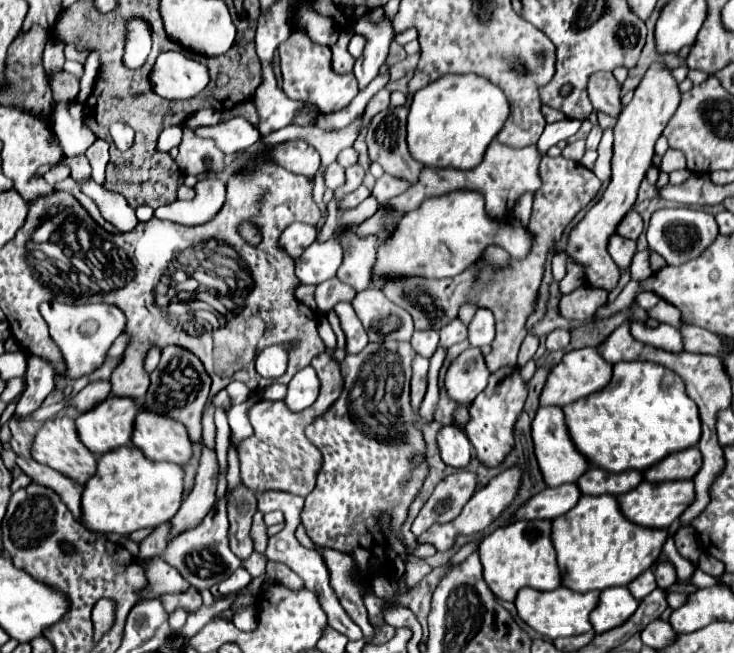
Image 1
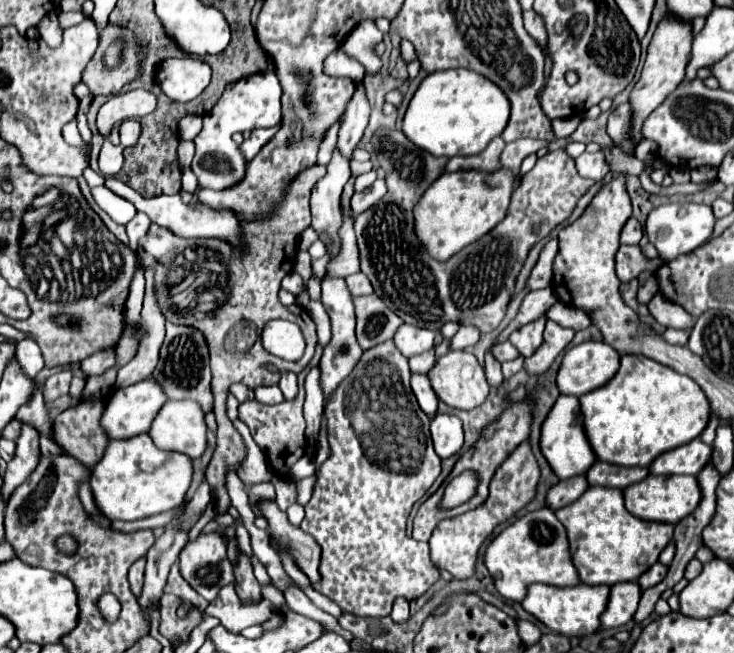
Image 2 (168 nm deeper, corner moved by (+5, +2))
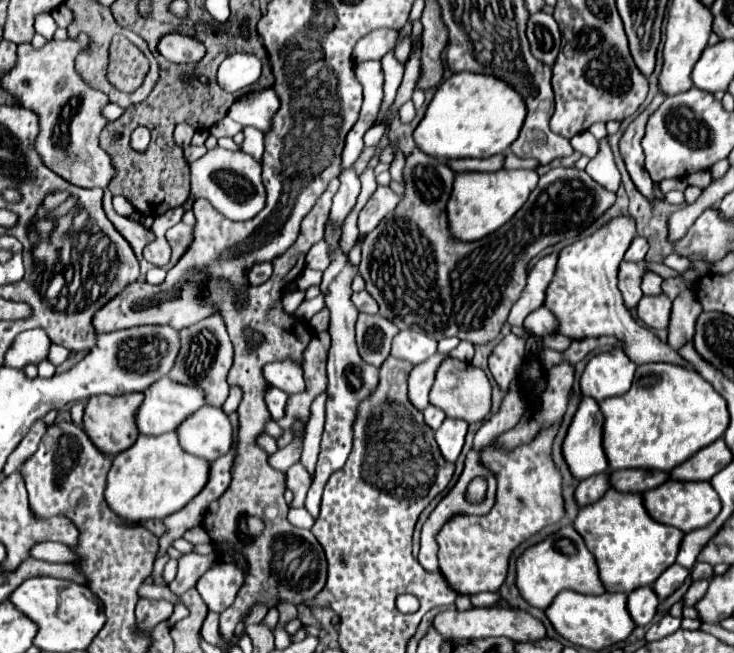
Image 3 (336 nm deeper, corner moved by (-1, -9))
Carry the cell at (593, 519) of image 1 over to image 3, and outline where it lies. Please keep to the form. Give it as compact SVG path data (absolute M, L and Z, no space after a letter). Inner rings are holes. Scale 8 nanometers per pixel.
M612 488L598 502L578 510L574 530L584 538L590 554L596 556L600 580L606 592L624 594L654 584L656 578L674 564L684 538L678 528L664 526L648 516L642 504L642 494L622 494Z

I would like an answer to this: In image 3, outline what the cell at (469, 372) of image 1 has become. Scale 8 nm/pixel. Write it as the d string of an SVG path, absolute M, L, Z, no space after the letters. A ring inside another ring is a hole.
M446 358L440 364L436 372L436 382L430 390L430 402L434 406L442 408L448 418L460 418L460 420L466 420L468 424L486 418L486 414L490 412L490 404L492 404L490 398L492 398L492 386L486 374L480 368L472 366L470 362L460 362L452 358Z

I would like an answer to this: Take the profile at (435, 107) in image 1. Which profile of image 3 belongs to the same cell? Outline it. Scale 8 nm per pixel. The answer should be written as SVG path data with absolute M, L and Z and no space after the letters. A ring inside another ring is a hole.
M460 72L438 86L412 136L422 152L440 160L490 158L510 148L518 138L524 116L522 98L506 82L484 74Z

